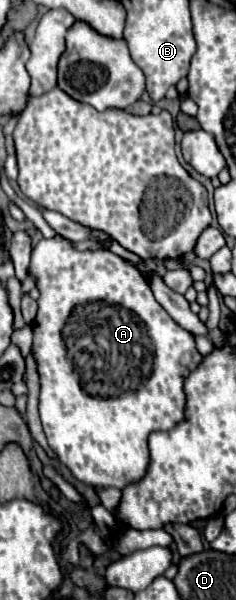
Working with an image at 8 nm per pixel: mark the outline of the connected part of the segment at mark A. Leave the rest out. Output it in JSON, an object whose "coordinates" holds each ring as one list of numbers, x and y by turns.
{"coordinates":[[43,238,31,252,31,266,29,274,37,276,37,288,41,290,39,298,39,312,35,318,35,328,33,328,33,350,37,358,37,370,41,376,41,392,39,392,39,414,43,422,43,430,47,436,49,448,55,452,57,460,71,470,71,474,93,488,119,488,123,490,127,484,141,482,147,466,149,466,149,446,147,438,151,432,159,430,171,430,179,422,185,420,185,390,183,384,187,376,201,364,203,356,195,348,195,336,181,328,165,310,159,306,155,296,151,294,151,288,143,280,141,272,135,270,133,266,125,264,119,256,113,252,77,252,65,238]]}

